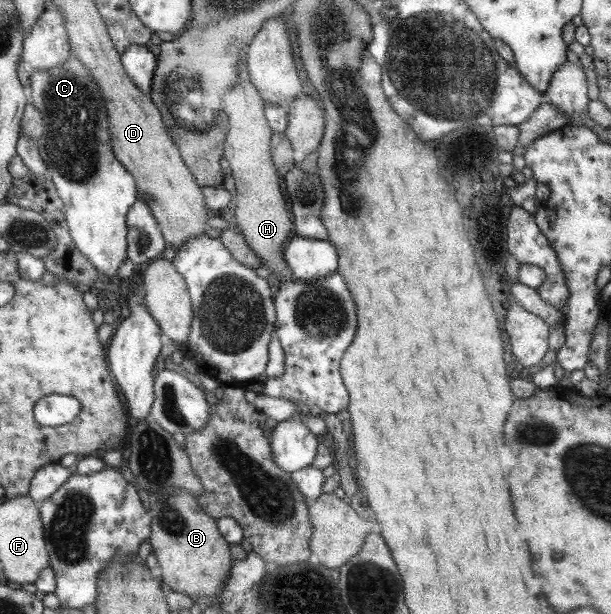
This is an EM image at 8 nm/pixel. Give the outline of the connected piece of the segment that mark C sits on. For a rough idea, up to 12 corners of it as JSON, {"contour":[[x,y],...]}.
{"contour":[[33,71],[37,146],[77,249],[107,277],[139,199],[92,71]]}

